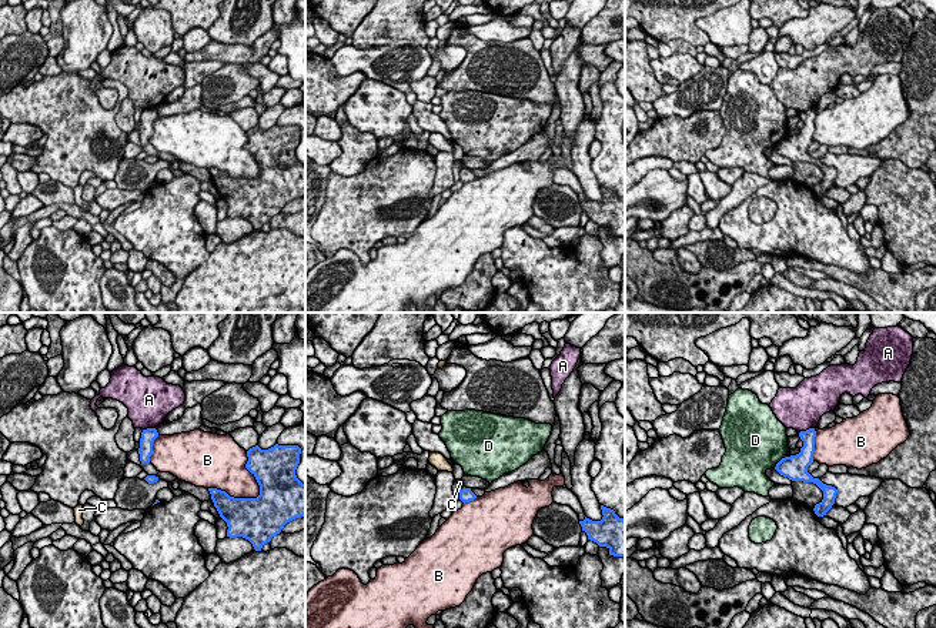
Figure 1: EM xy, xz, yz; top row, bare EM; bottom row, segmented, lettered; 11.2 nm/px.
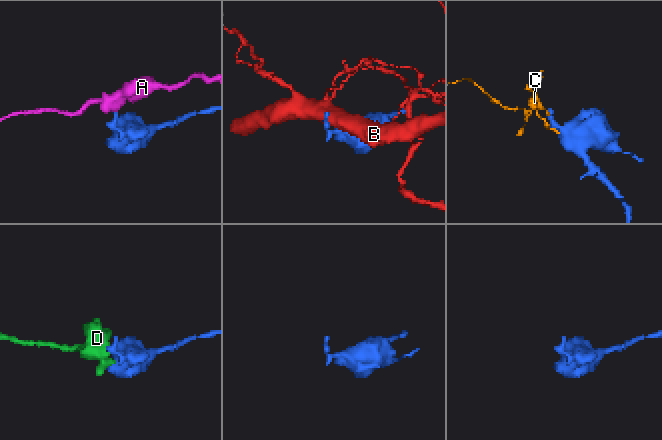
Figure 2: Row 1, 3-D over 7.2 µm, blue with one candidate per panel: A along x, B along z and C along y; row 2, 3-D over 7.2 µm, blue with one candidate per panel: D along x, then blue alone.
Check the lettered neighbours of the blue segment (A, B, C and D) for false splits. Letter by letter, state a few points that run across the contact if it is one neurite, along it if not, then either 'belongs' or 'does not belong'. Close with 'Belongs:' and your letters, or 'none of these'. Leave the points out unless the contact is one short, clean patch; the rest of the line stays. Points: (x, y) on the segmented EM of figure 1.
A: yz (814, 427), (799, 433) | does not belong
B: does not belong
C: xz (464, 487), (460, 490) | does not belong
D: yz (785, 456), (774, 467) | does not belong
Belongs: none of these

